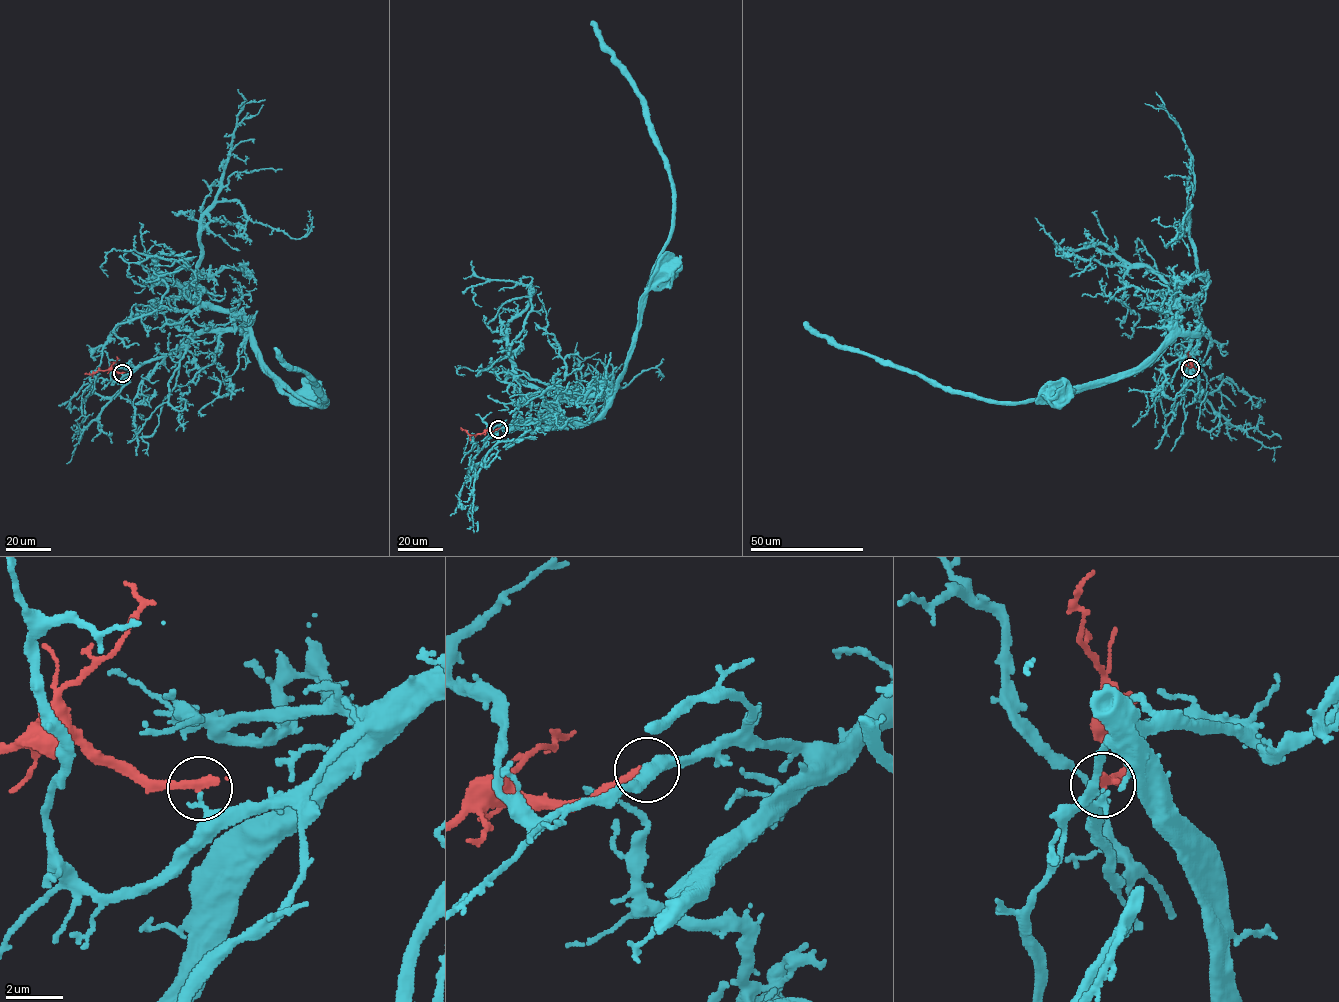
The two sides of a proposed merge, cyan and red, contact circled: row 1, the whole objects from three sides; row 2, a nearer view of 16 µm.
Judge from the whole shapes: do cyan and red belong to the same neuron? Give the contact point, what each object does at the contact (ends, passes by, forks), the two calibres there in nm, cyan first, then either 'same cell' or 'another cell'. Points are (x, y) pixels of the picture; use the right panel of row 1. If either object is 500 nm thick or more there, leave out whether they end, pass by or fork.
at (1190, 368); cyan ends there; red ends there; 200 nm thick on the cyan side, 360 nm on the other; another cell

